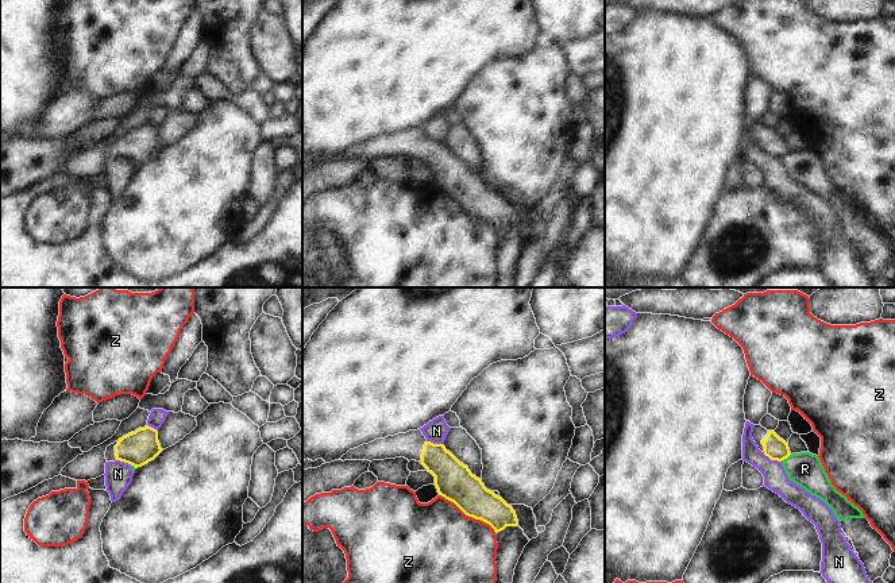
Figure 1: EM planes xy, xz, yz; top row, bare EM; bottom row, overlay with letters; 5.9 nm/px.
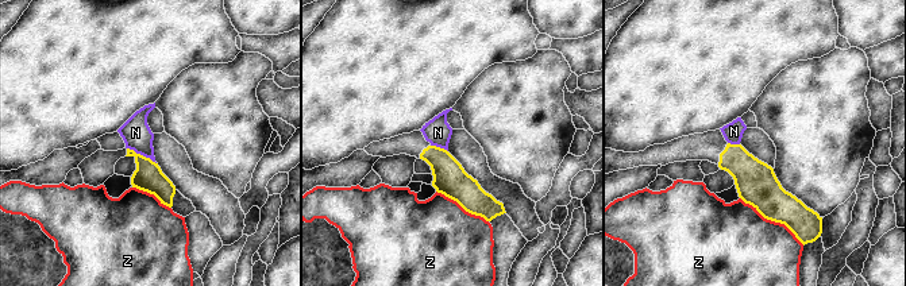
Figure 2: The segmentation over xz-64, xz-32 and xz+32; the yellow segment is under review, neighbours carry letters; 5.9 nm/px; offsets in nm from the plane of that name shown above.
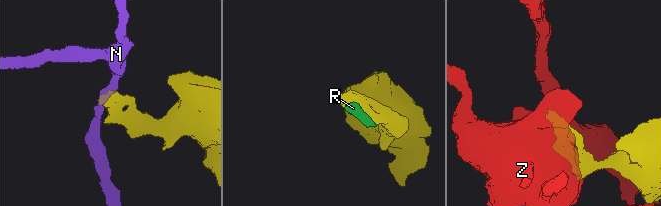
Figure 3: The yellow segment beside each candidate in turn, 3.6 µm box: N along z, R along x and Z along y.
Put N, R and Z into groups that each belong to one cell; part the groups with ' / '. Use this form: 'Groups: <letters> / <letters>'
Groups: N / R / Z

